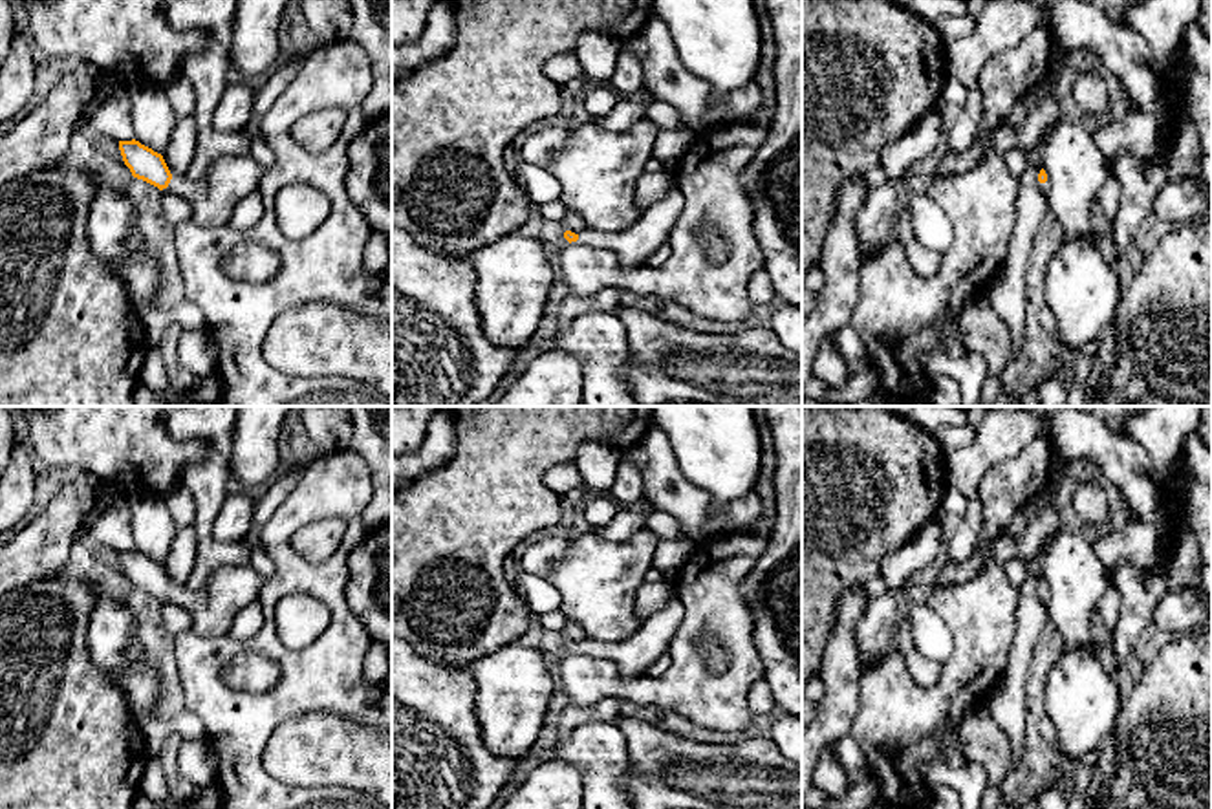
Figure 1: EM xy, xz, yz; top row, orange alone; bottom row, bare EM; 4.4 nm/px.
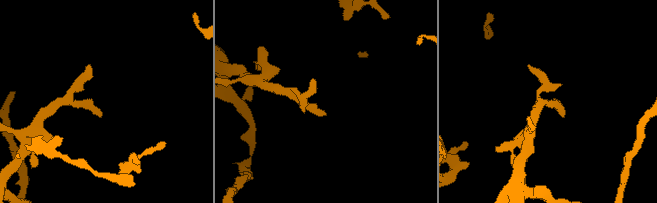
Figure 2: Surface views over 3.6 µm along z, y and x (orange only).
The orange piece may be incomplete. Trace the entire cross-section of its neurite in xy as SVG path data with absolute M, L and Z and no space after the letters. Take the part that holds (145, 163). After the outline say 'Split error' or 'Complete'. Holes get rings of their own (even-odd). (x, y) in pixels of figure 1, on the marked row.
M135 139L119 141L119 150L134 178L179 194L190 205L194 221L207 227L229 223L234 205L262 187L267 163L260 150L223 156L203 179L192 183L172 176L163 156Z. Split error

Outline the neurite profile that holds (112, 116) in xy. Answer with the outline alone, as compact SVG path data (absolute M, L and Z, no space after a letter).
M123 88L99 93L99 101L95 102L88 124L93 132L110 135L115 141L137 141L132 123L130 97Z

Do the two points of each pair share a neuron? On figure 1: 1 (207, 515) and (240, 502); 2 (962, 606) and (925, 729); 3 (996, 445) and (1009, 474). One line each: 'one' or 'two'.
1: two
2: one
3: two

